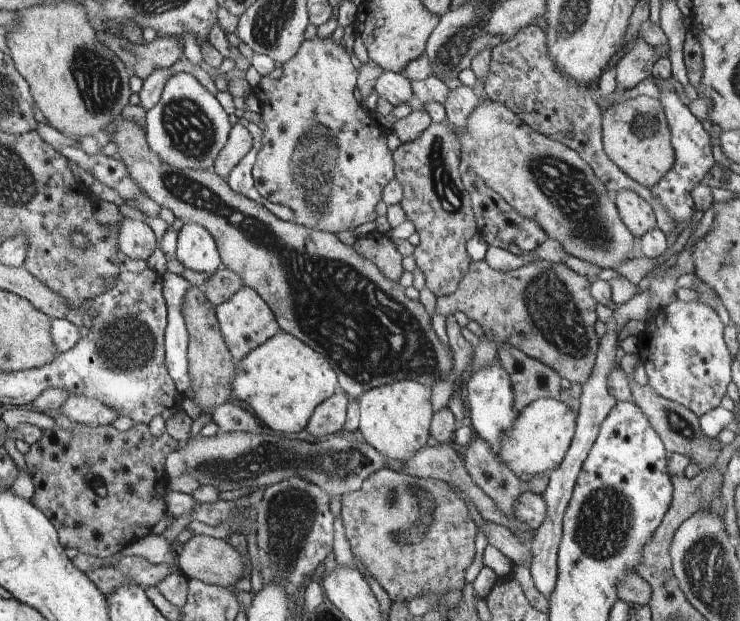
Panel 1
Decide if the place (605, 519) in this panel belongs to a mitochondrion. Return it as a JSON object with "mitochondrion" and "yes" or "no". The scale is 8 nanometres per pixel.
{"mitochondrion":"yes"}

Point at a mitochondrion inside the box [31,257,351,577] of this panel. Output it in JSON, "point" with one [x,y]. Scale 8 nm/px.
{"point":[123,345]}

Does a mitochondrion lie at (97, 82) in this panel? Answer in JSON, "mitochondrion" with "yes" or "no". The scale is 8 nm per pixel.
{"mitochondrion":"yes"}

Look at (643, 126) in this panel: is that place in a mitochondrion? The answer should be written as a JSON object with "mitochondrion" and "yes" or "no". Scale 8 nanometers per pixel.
{"mitochondrion":"yes"}

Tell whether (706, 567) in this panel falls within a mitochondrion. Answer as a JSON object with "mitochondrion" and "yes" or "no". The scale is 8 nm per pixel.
{"mitochondrion":"yes"}

